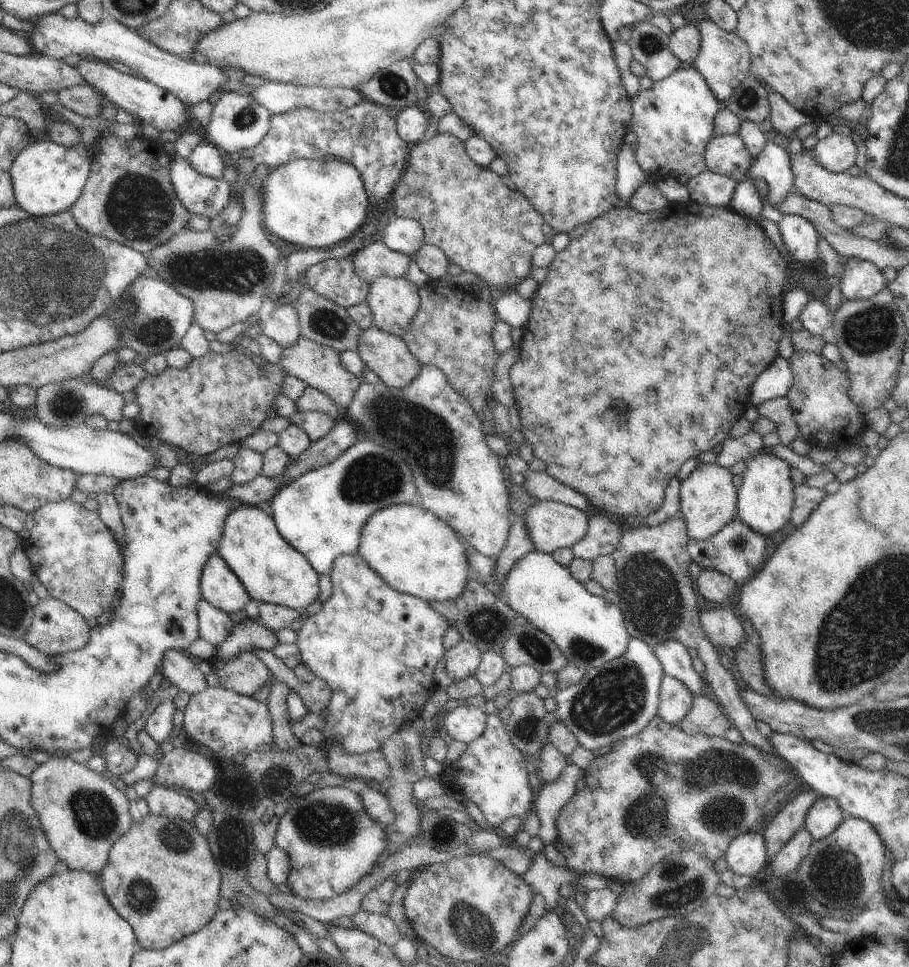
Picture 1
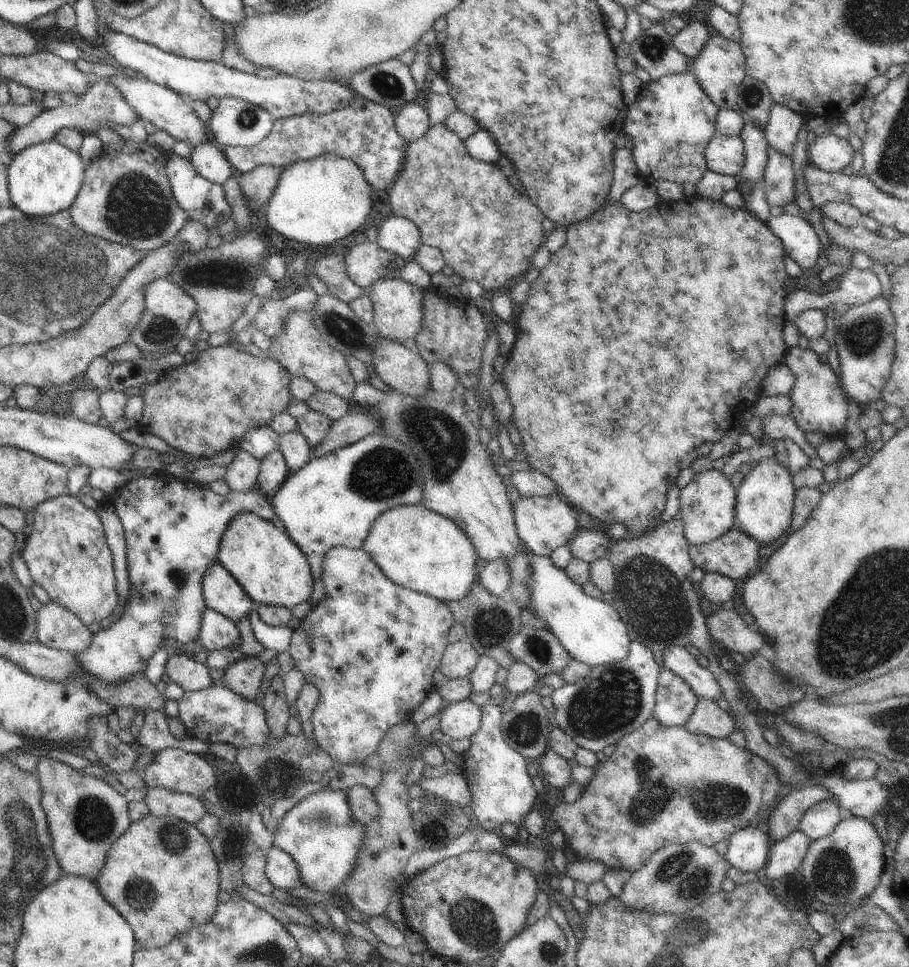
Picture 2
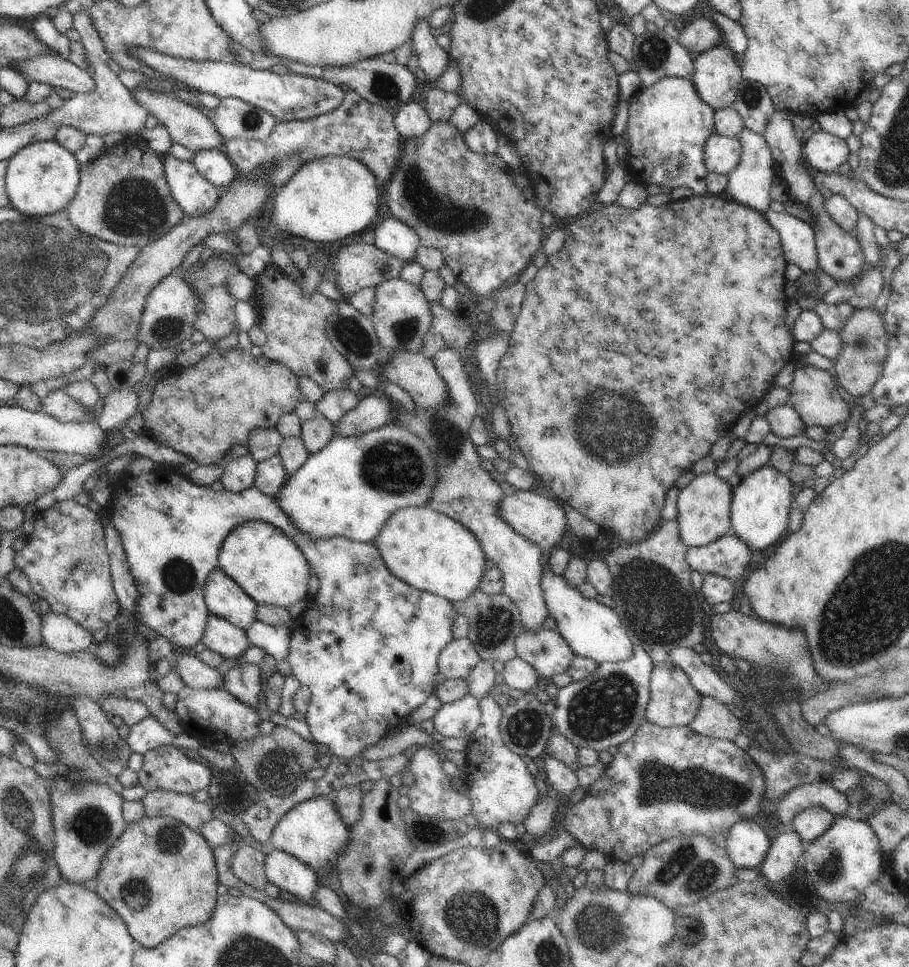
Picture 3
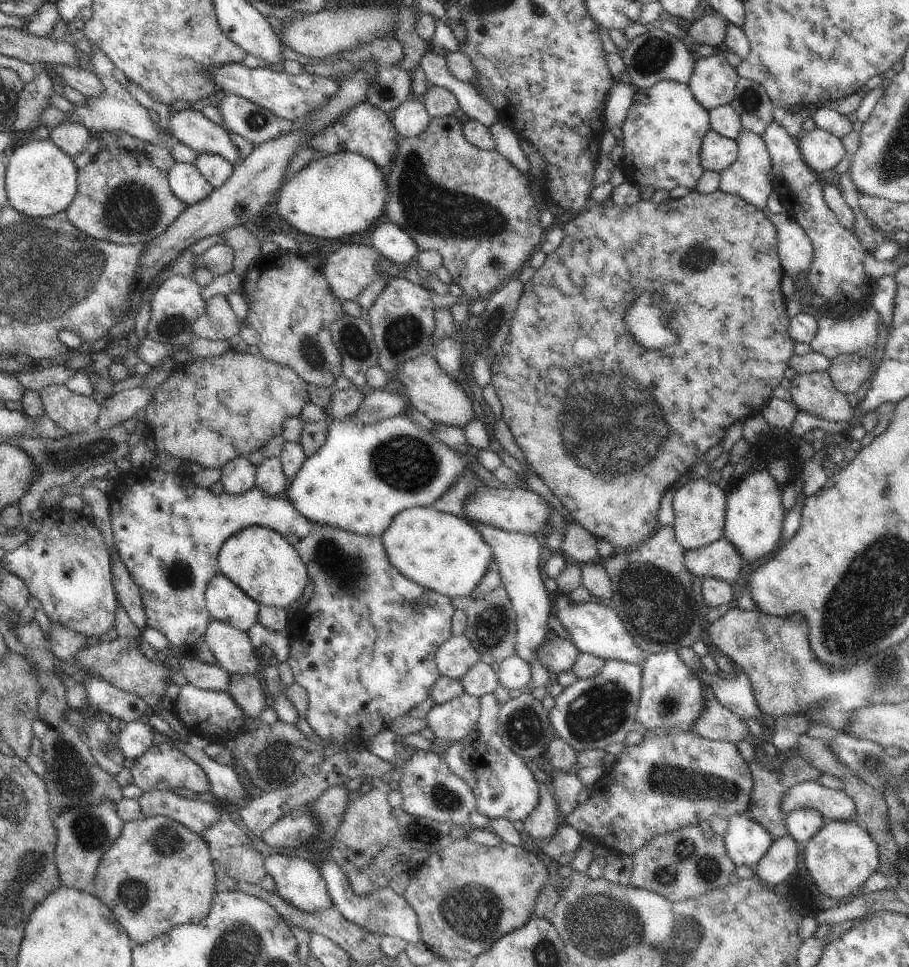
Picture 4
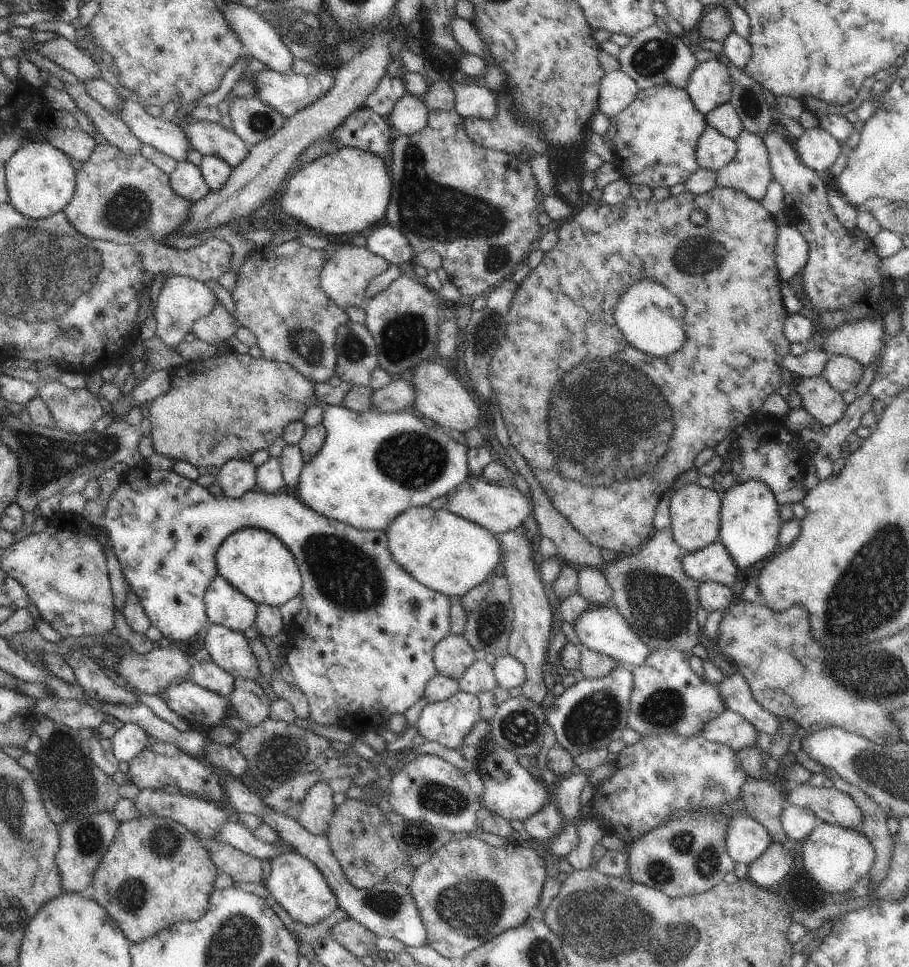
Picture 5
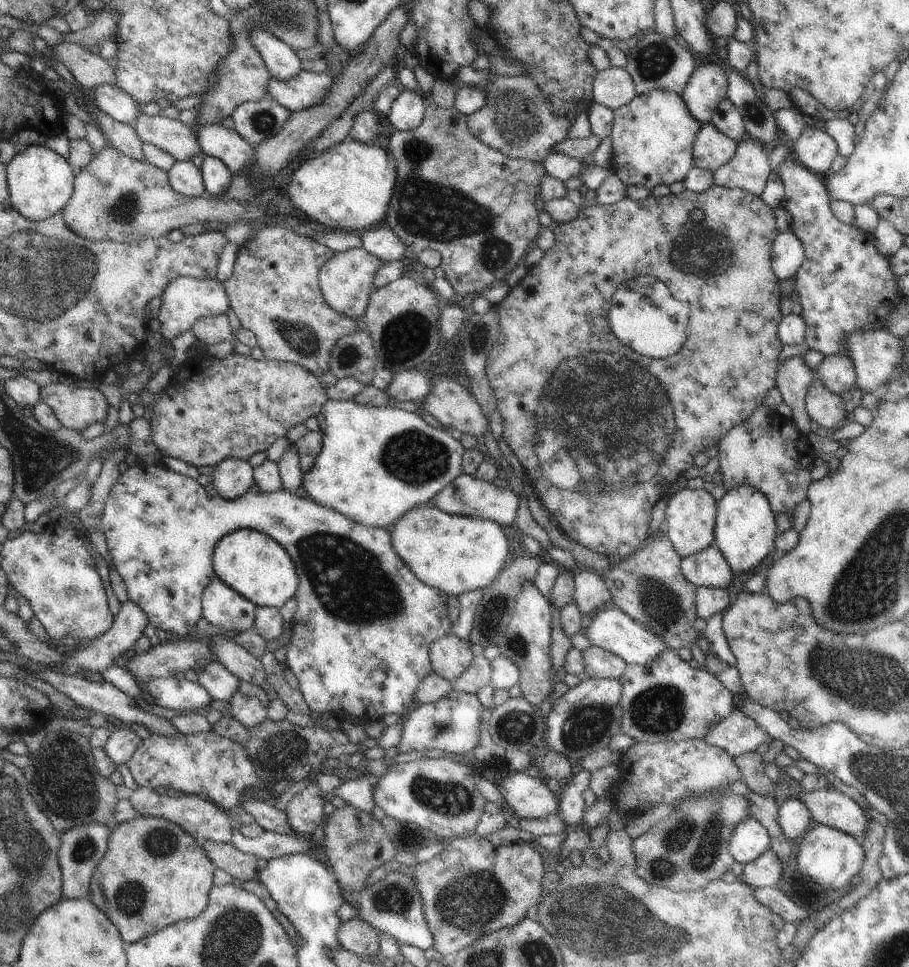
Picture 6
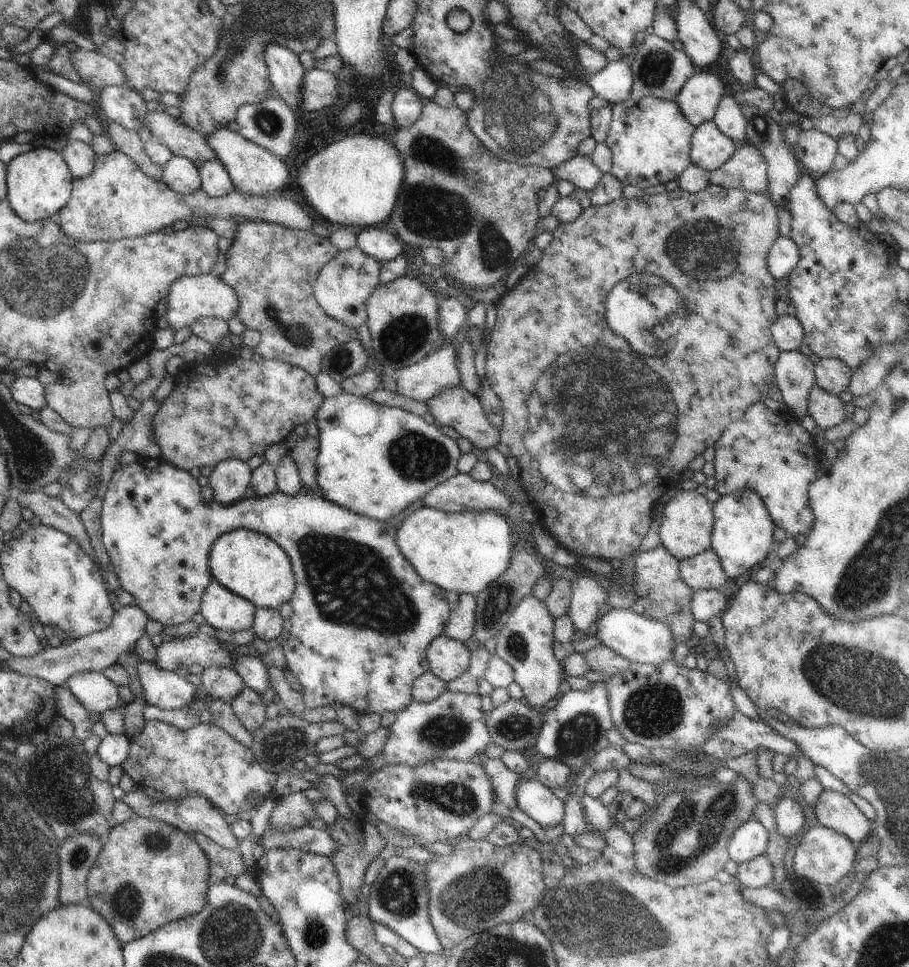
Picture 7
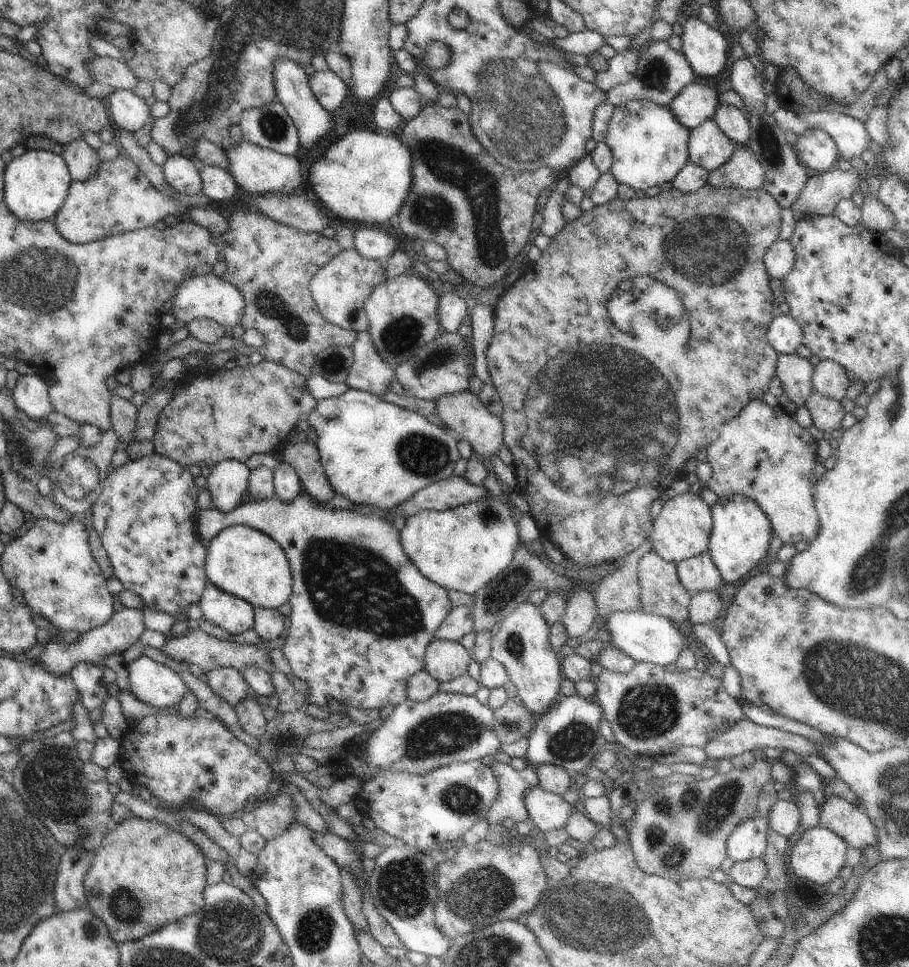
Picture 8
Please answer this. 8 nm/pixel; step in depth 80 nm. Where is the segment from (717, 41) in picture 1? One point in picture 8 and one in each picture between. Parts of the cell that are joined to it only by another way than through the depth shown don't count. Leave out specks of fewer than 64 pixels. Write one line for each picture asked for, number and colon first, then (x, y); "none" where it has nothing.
2: (721, 65)
3: (717, 73)
4: (714, 78)
5: (710, 84)
6: (708, 85)
7: (699, 98)
8: (697, 102)

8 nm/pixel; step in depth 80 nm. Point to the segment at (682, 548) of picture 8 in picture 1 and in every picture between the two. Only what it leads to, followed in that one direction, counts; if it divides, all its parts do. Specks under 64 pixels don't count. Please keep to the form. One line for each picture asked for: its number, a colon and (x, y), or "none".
1: (708, 497)
2: (708, 502)
3: (704, 506)
4: (699, 506)
5: (695, 511)
6: (690, 514)
7: (686, 525)

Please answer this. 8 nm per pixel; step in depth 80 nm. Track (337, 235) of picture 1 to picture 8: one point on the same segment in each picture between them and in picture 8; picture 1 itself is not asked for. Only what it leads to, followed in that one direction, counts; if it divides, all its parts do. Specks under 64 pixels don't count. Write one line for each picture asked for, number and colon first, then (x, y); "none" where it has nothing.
2: (319, 201)
3: (329, 198)
4: (338, 195)
5: (346, 191)
6: (348, 187)
7: (354, 182)
8: (365, 176)

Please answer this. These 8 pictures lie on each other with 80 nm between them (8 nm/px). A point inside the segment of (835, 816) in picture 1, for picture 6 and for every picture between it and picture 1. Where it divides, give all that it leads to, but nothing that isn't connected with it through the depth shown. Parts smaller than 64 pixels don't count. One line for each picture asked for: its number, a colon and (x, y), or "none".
2: (820, 820)
3: (815, 820)
4: (803, 824)
5: (798, 822)
6: (794, 816)

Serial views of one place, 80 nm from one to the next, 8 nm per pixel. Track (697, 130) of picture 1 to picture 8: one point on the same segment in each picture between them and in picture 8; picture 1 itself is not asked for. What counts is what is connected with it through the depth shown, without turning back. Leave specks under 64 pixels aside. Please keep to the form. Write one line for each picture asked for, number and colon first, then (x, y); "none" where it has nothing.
2: (671, 122)
3: (668, 124)
4: (663, 133)
5: (657, 133)
6: (653, 135)
7: (650, 138)
8: (649, 145)

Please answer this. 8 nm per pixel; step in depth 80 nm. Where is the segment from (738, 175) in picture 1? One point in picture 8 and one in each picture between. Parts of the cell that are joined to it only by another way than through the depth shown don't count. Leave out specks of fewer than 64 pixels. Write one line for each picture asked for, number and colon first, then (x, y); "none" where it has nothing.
2: (726, 155)
3: (722, 154)
4: (718, 152)
5: (714, 151)
6: (712, 149)
7: (710, 149)
8: (709, 147)

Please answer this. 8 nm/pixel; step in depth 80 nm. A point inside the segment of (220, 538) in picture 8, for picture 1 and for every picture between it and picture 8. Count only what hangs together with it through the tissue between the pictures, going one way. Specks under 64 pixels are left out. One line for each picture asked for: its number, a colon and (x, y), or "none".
1: (272, 571)
2: (272, 569)
3: (270, 567)
4: (259, 560)
5: (260, 565)
6: (252, 563)
7: (248, 563)

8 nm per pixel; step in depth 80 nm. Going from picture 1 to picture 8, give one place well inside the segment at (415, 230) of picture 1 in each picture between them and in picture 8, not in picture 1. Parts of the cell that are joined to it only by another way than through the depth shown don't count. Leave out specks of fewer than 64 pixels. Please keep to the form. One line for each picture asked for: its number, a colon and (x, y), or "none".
2: (399, 235)
3: (393, 236)
4: (394, 243)
5: (385, 240)
6: (385, 243)
7: (378, 243)
8: (372, 243)

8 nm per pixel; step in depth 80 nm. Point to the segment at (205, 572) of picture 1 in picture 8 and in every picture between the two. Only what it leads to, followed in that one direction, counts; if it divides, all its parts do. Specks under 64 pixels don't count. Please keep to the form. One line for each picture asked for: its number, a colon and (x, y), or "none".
2: (221, 591)
3: (225, 598)
4: (225, 601)
5: (225, 605)
6: (222, 606)
7: (222, 609)
8: (229, 612)

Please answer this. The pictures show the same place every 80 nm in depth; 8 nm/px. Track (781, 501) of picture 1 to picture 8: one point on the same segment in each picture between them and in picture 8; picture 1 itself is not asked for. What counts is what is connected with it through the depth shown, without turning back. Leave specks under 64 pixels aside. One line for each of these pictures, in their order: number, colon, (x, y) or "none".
2: (764, 507)
3: (761, 503)
4: (754, 518)
5: (750, 523)
6: (745, 529)
7: (742, 536)
8: (741, 533)

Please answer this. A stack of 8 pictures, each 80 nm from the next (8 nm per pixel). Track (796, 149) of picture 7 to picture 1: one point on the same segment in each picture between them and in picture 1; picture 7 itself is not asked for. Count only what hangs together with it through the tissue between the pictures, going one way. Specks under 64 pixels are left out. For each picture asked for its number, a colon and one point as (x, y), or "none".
1: (837, 152)
2: (831, 153)
3: (823, 152)
4: (821, 151)
5: (817, 148)
6: (815, 149)

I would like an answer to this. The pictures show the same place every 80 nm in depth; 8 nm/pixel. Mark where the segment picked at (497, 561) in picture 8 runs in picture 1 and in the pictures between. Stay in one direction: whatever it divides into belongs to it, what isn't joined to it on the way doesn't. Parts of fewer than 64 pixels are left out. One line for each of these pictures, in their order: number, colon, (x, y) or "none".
1: (415, 552)
2: (416, 548)
3: (430, 551)
4: (442, 552)
5: (443, 551)
6: (456, 554)
7: (464, 552)

